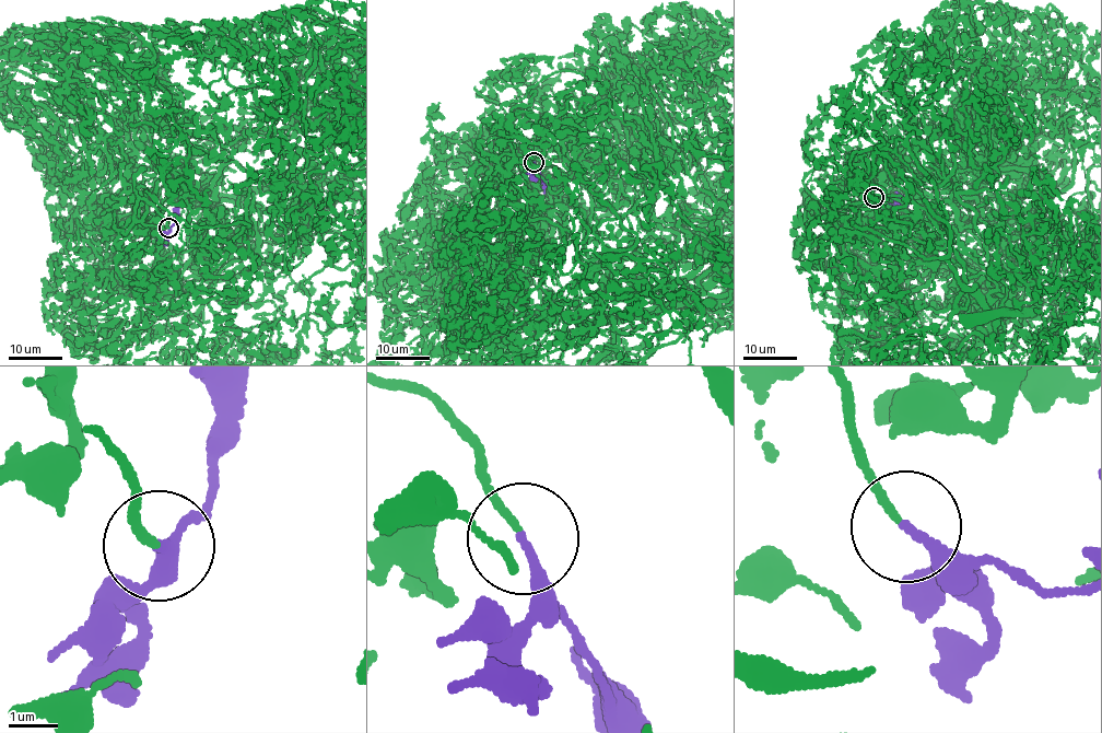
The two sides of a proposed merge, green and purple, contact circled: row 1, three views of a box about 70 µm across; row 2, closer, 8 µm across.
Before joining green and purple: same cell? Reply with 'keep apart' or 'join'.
join

